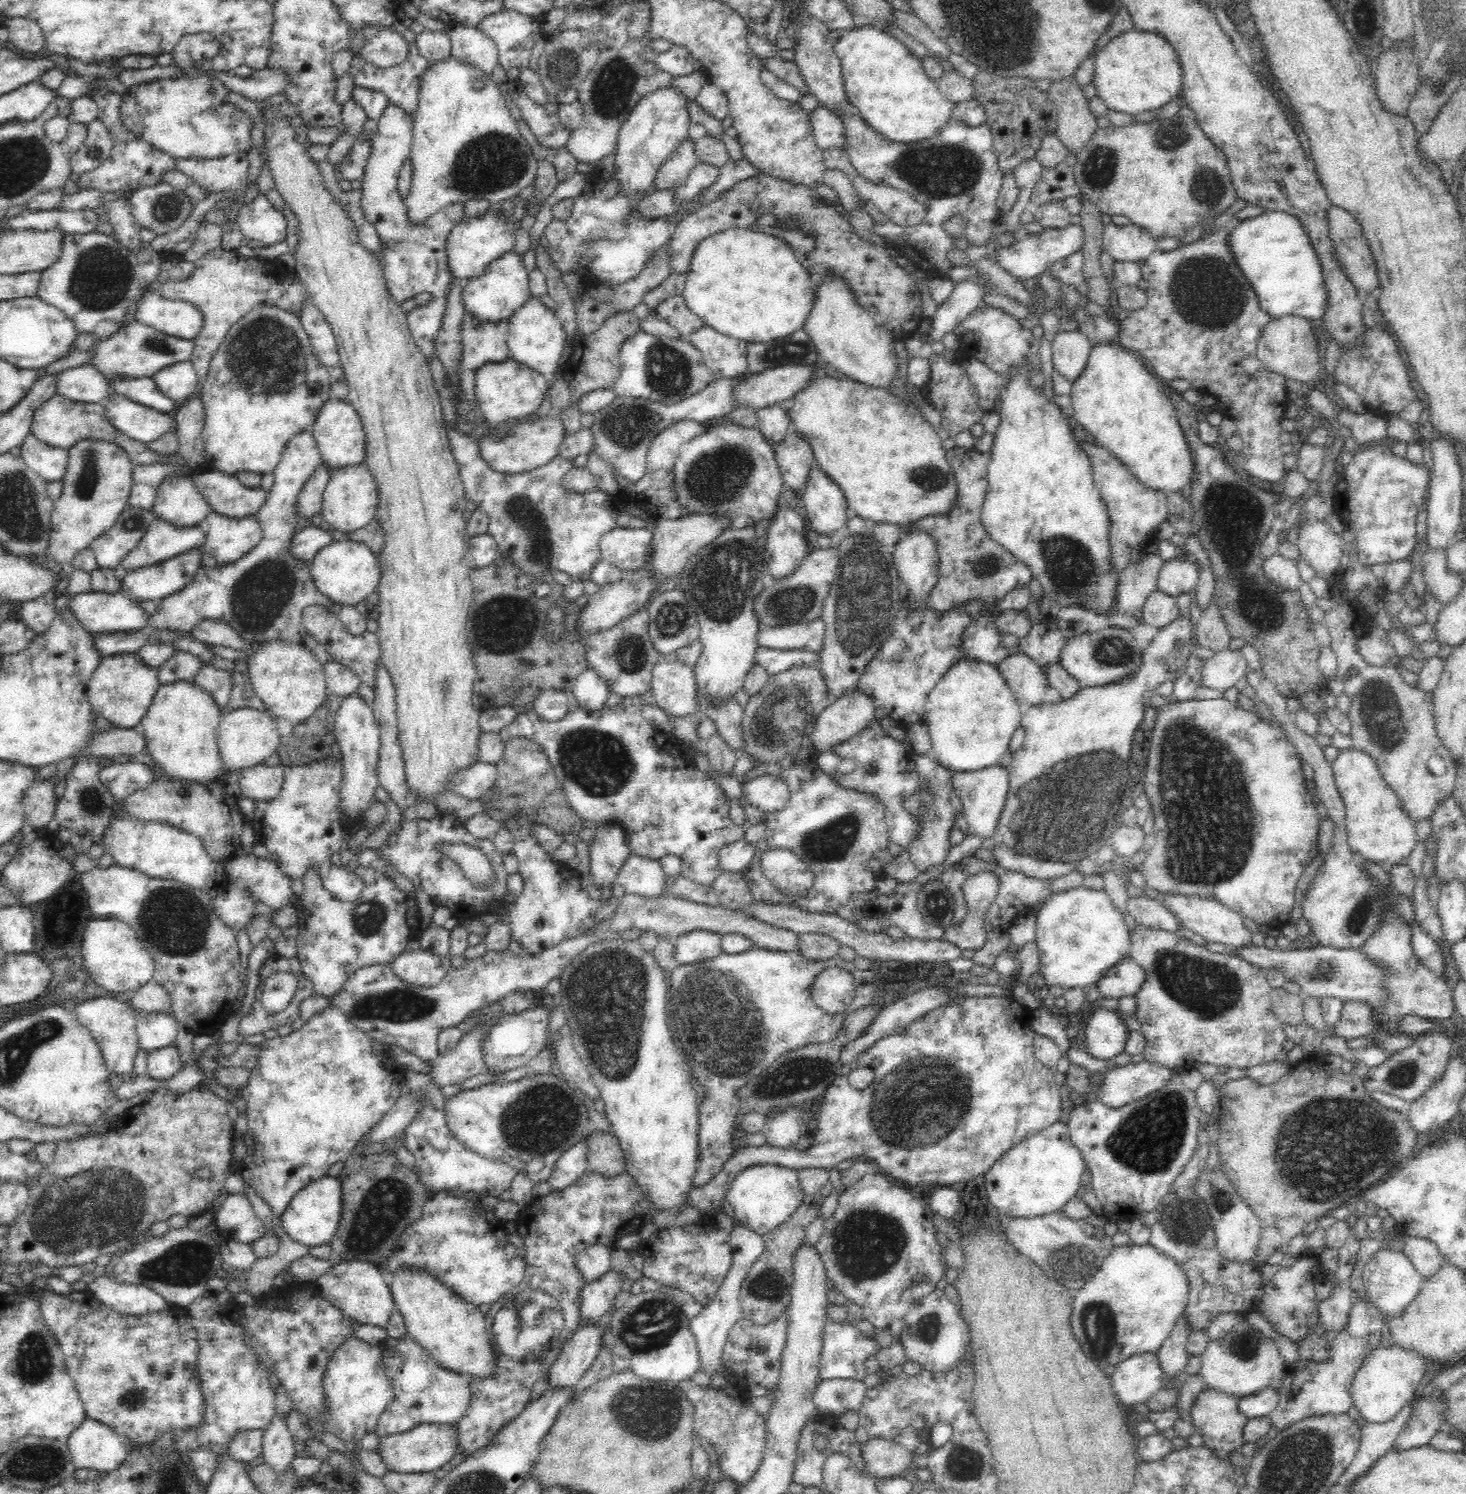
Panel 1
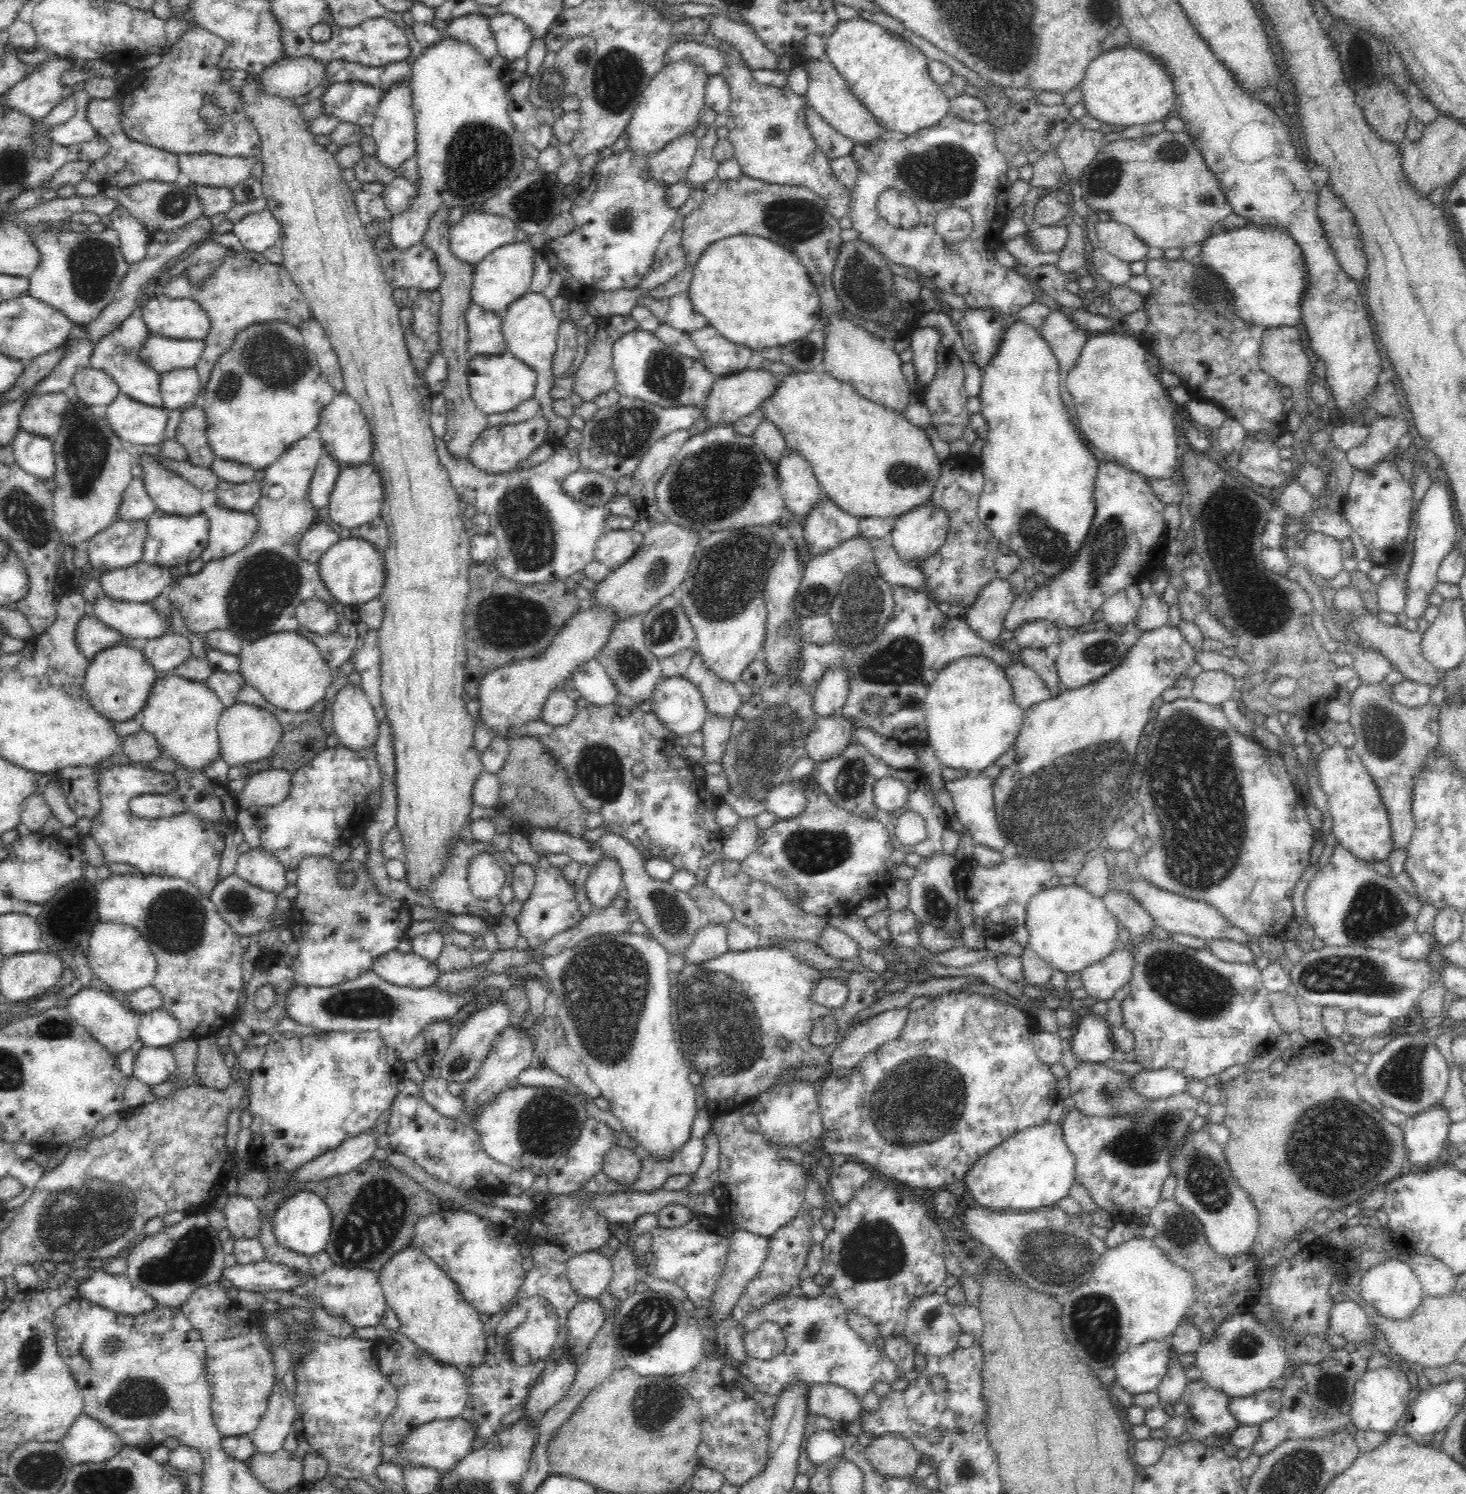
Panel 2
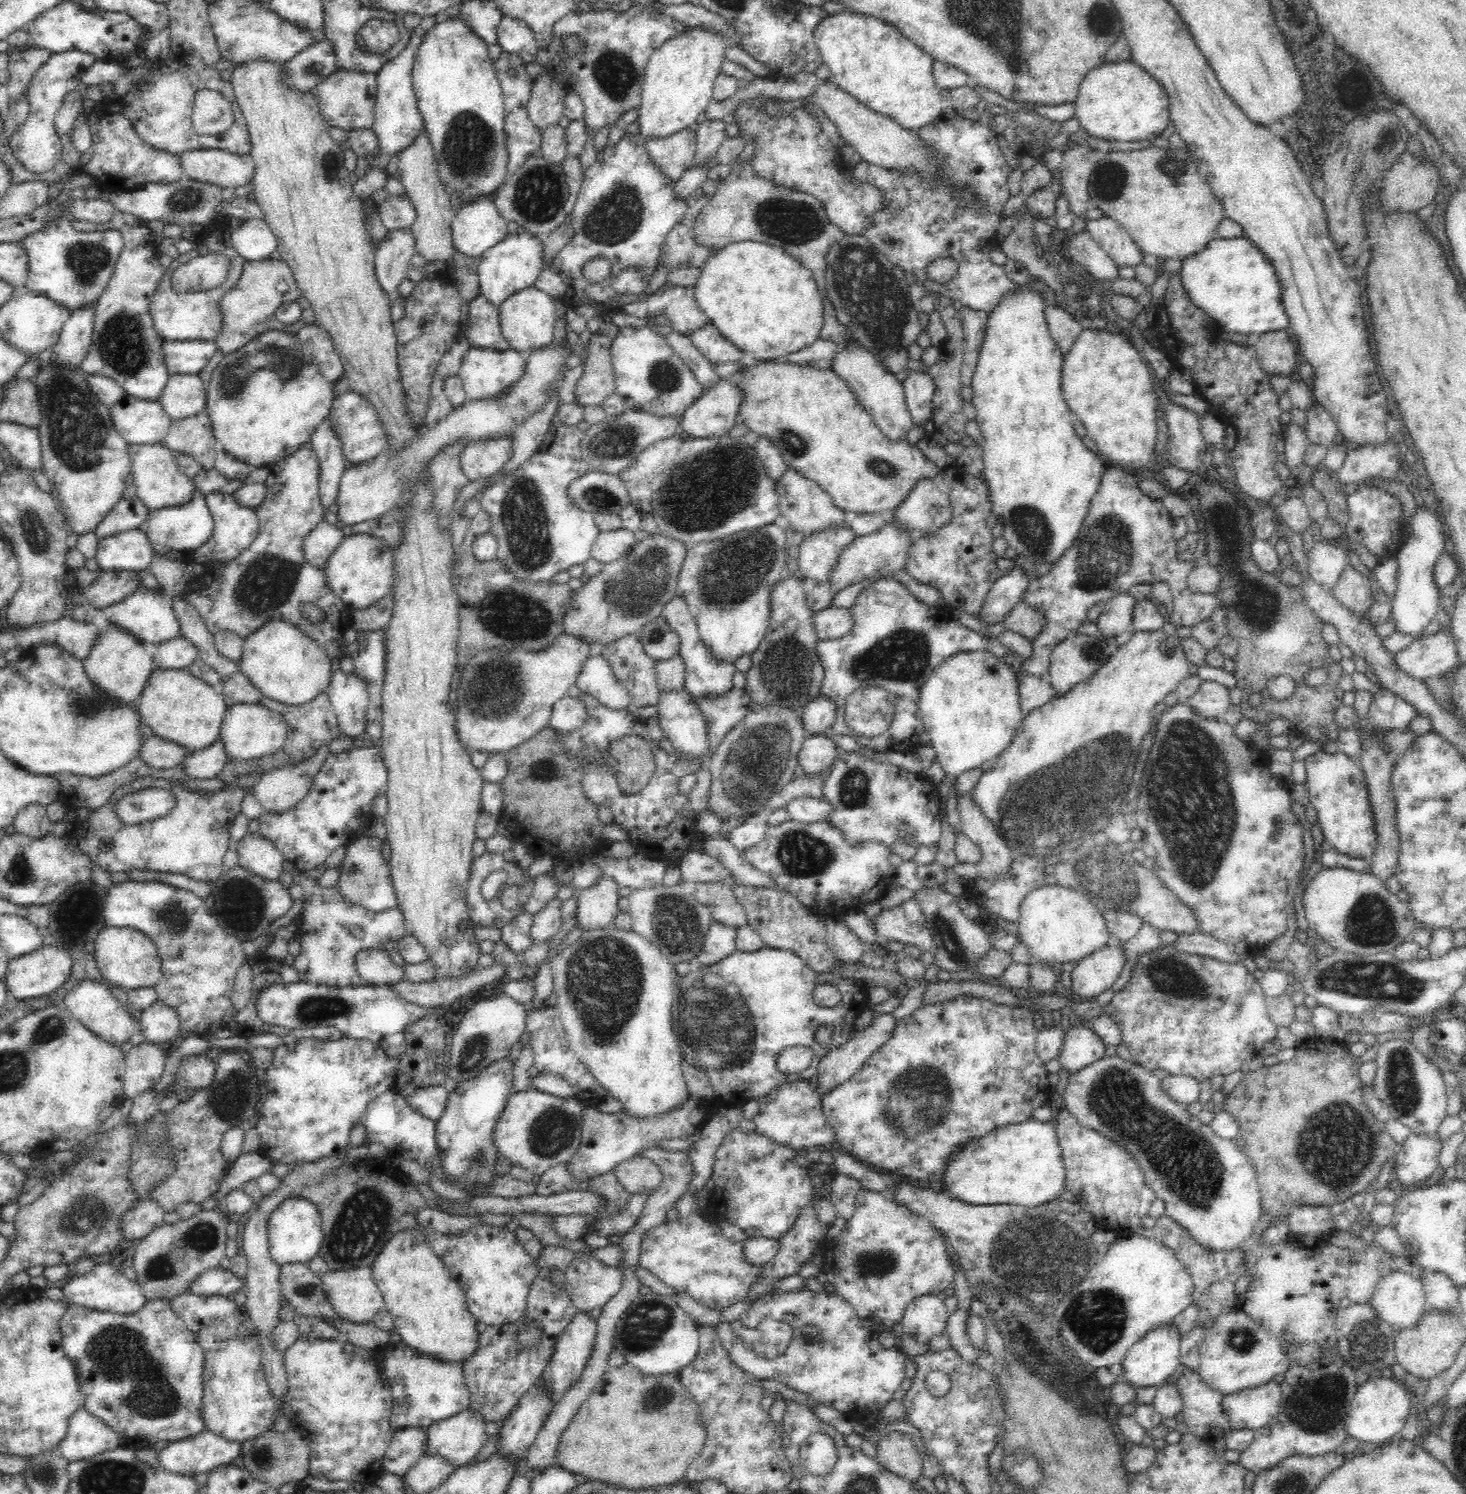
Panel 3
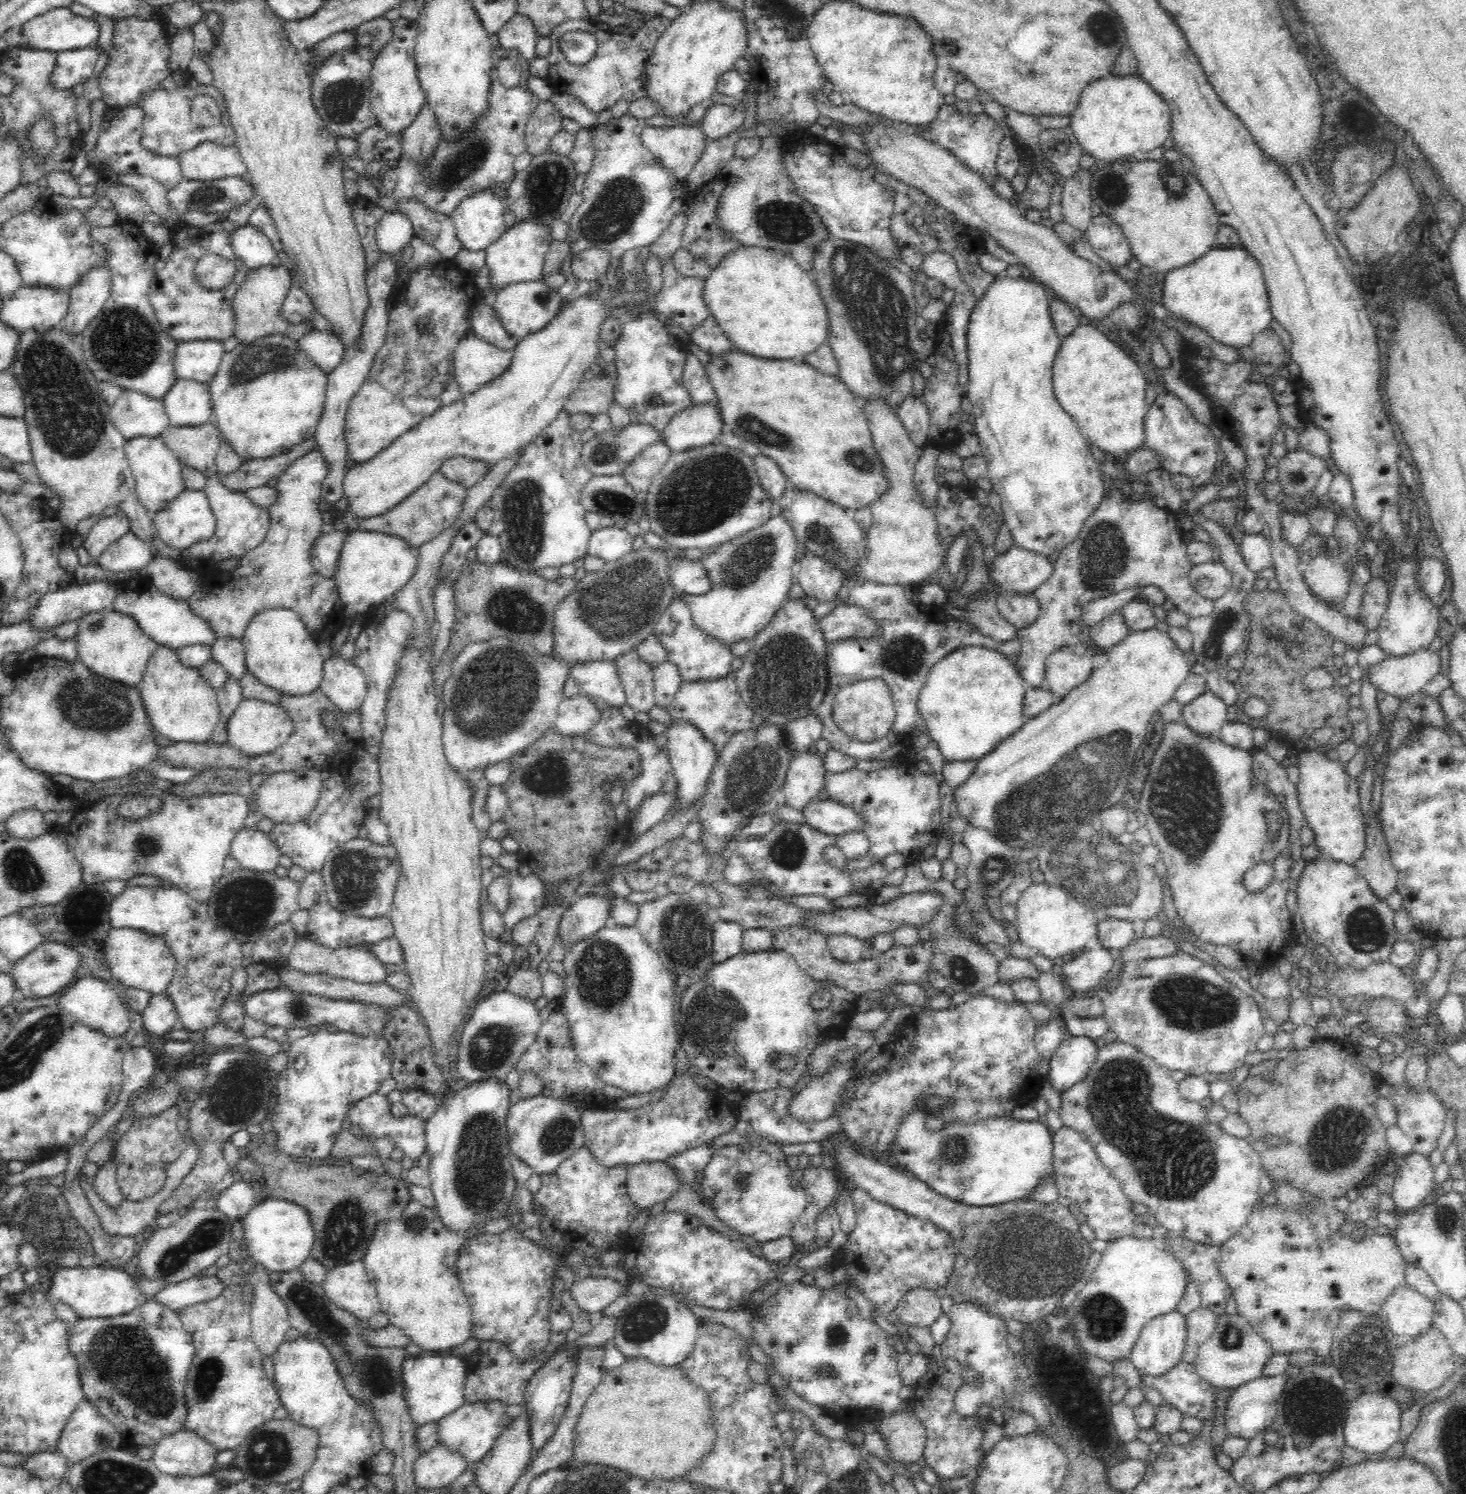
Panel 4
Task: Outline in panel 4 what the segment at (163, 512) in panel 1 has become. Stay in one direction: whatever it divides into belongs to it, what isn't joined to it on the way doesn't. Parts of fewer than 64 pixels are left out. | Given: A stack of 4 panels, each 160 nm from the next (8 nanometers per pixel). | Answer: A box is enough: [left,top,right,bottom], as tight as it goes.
[124,436,186,514]

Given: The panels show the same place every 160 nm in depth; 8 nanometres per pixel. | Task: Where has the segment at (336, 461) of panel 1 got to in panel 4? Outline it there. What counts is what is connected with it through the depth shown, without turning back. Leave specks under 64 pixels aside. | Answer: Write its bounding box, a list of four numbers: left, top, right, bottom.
[345,262,481,463]

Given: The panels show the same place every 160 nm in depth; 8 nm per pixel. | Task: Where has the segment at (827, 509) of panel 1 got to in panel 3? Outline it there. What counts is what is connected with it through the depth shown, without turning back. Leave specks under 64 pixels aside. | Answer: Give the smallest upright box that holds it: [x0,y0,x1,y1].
[797,522,856,582]

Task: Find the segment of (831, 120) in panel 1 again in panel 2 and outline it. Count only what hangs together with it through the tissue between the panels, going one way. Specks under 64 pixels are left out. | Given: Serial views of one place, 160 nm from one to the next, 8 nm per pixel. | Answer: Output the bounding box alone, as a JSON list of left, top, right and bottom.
[805,104,854,160]

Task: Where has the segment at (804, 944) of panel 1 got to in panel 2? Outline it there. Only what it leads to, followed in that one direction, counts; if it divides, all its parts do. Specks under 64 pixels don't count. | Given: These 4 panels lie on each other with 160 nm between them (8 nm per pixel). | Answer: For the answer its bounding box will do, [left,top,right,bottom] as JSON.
[815,924,860,960]

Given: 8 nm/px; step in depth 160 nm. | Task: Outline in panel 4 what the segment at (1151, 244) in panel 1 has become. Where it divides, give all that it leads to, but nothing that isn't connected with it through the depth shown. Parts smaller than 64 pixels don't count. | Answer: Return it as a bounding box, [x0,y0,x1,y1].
[1085,212,1135,266]

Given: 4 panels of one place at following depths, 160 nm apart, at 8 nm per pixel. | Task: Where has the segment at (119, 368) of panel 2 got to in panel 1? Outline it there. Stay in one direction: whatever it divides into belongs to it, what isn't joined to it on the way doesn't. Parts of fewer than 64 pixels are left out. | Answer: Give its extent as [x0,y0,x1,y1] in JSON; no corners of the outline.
[114,377,177,414]

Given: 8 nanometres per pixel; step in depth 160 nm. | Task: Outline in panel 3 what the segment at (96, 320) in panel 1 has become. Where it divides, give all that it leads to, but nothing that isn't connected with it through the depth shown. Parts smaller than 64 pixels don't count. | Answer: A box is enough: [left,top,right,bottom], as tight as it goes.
[20,216,123,313]

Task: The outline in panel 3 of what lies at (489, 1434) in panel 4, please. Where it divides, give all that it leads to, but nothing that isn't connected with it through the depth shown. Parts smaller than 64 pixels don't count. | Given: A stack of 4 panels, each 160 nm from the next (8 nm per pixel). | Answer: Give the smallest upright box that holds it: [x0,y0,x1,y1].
[424,1409,489,1467]

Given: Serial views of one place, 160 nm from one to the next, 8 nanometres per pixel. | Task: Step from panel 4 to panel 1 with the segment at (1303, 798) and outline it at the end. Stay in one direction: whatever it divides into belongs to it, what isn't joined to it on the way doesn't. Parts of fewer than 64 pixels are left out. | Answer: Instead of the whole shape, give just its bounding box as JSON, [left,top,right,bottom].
[1331,748,1419,869]

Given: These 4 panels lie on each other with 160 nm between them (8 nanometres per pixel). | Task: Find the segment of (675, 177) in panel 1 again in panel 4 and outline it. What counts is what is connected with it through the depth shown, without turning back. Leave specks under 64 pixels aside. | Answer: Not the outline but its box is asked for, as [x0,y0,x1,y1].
[642,126,705,179]

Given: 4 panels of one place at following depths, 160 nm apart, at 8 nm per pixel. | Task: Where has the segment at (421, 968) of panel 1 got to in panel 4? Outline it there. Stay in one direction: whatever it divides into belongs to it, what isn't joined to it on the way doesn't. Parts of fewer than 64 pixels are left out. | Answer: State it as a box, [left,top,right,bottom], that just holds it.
[286,937,387,982]

